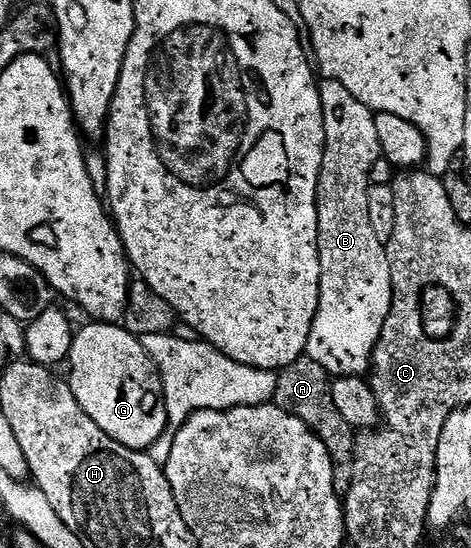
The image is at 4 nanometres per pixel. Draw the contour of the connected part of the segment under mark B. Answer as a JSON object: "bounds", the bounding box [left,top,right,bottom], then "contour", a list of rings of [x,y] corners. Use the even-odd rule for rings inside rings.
{"bounds":[306,79,391,377],"contour":[[[323,79],[319,83],[319,109],[321,112],[321,166],[319,168],[319,184],[317,185],[317,229],[319,230],[319,260],[321,261],[321,285],[319,286],[319,304],[315,320],[309,333],[307,342],[306,358],[317,361],[321,369],[325,369],[332,377],[340,376],[366,376],[371,369],[371,354],[375,351],[377,341],[381,337],[381,329],[389,317],[391,308],[391,270],[389,269],[389,257],[384,243],[377,241],[377,233],[373,233],[373,225],[369,222],[369,189],[373,182],[371,170],[375,167],[375,162],[380,162],[381,152],[377,141],[377,125],[375,124],[376,112],[370,111],[341,81]]]}

